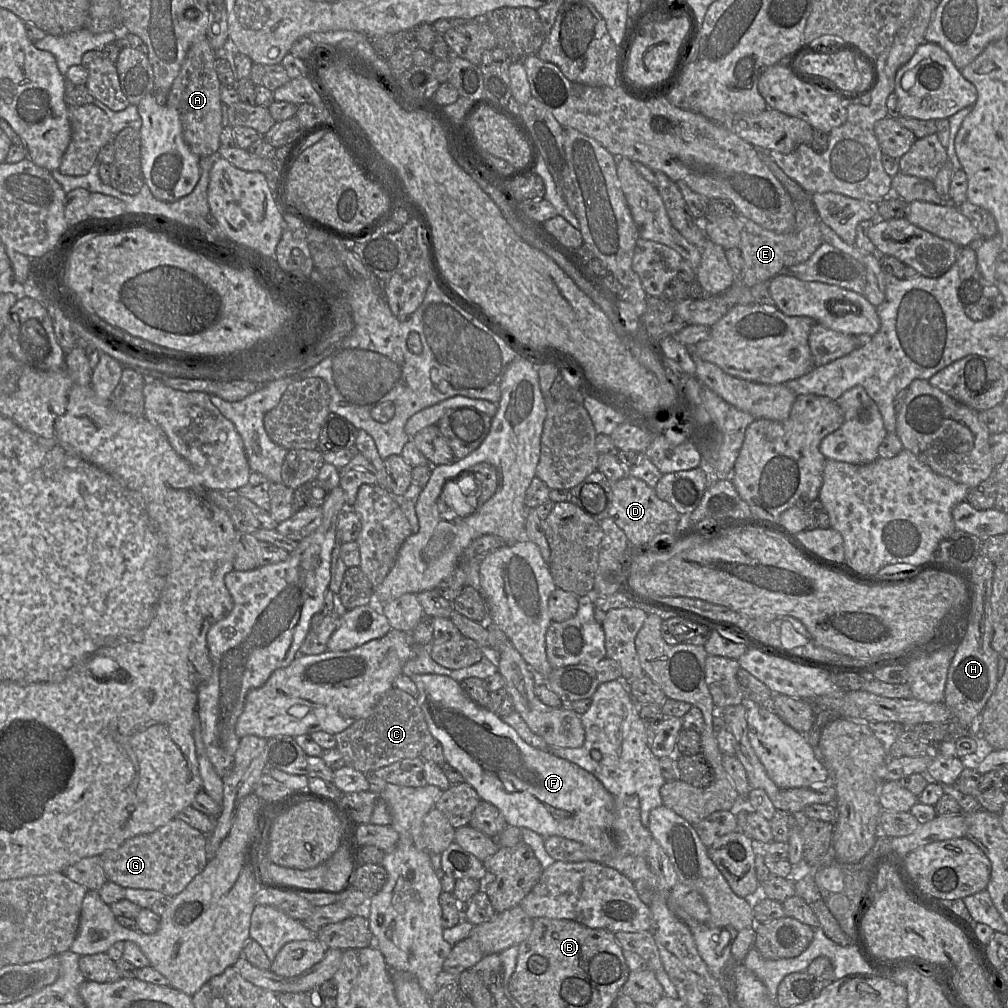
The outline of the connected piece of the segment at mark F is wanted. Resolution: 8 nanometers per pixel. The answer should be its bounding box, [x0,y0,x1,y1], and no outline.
[410,674,658,906]

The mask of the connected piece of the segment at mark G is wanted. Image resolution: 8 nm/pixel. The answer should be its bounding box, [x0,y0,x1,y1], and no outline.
[100,817,207,897]

